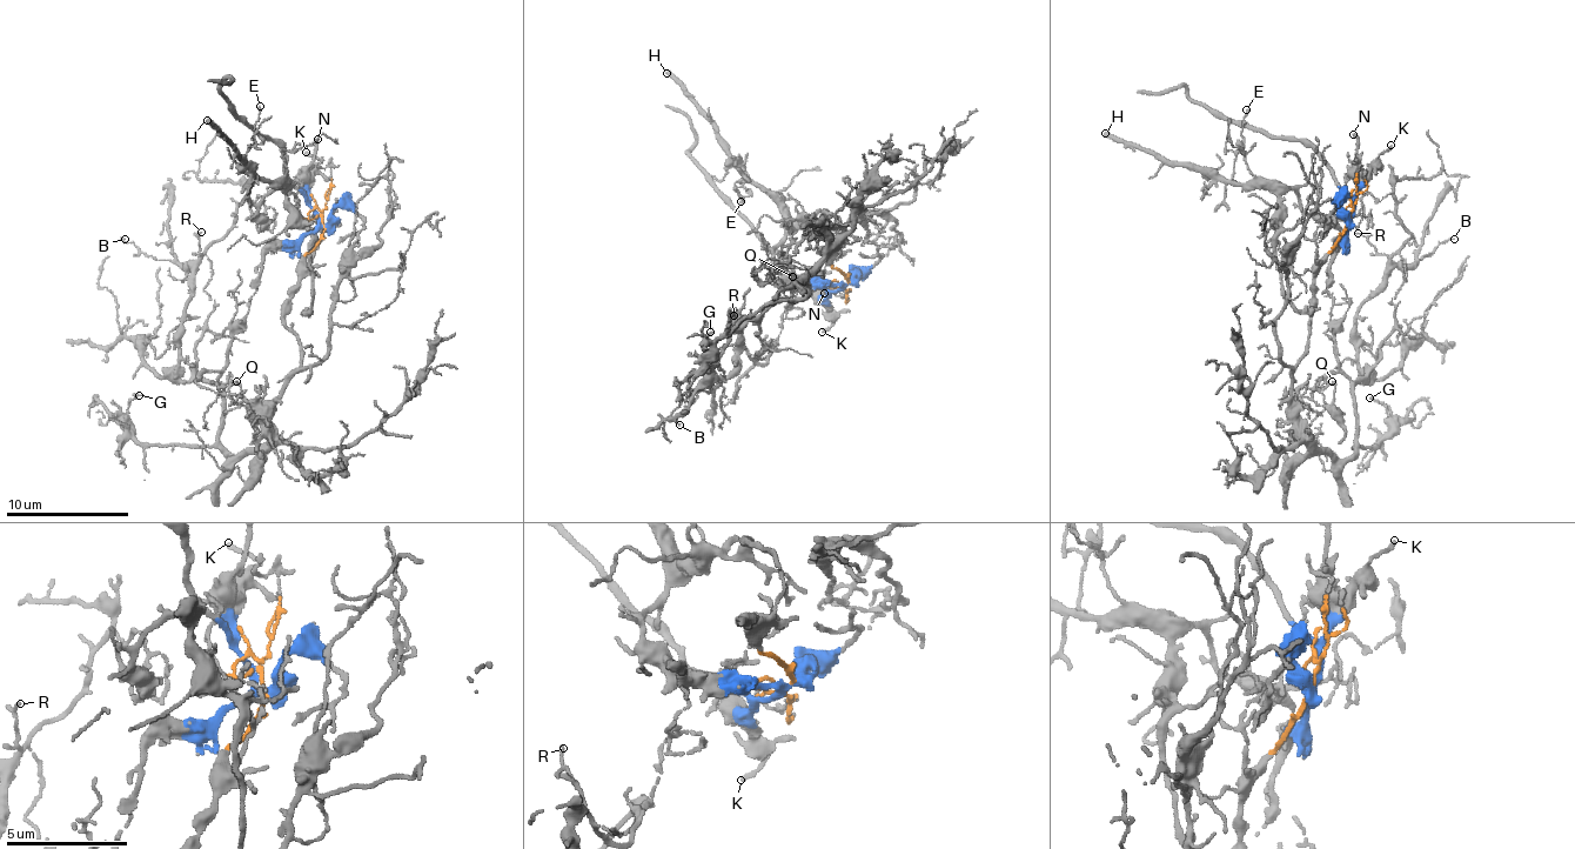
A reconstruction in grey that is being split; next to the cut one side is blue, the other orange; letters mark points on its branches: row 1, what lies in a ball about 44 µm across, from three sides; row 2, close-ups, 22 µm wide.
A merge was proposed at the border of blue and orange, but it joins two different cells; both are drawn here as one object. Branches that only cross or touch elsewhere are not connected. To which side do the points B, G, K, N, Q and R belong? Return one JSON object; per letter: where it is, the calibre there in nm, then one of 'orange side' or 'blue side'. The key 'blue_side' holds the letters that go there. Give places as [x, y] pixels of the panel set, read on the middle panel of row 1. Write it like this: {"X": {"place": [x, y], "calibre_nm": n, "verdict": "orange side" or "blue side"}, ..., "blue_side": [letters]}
{"B": {"place": [679, 425], "calibre_nm": 130, "verdict": "orange side"}, "G": {"place": [710, 332], "calibre_nm": 170, "verdict": "orange side"}, "K": {"place": [822, 332], "calibre_nm": 180, "verdict": "blue side"}, "N": {"place": [824, 293], "calibre_nm": 200, "verdict": "blue side"}, "Q": {"place": [792, 276], "calibre_nm": 110, "verdict": "orange side"}, "R": {"place": [734, 315], "calibre_nm": 80, "verdict": "orange side"}, "blue_side": ["K", "N"]}

